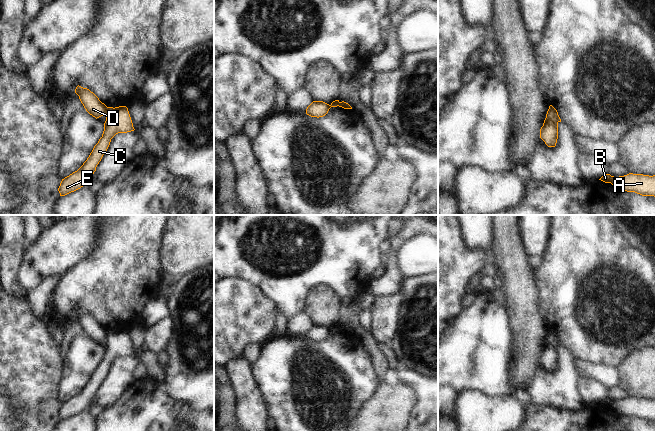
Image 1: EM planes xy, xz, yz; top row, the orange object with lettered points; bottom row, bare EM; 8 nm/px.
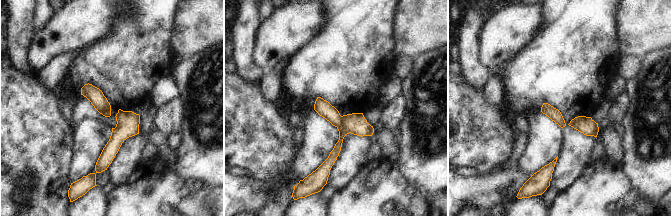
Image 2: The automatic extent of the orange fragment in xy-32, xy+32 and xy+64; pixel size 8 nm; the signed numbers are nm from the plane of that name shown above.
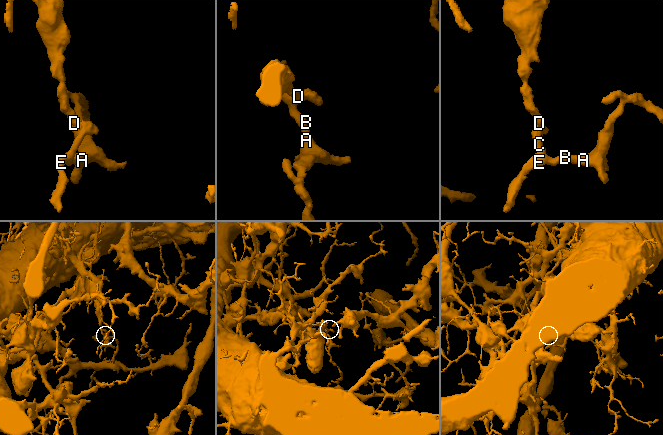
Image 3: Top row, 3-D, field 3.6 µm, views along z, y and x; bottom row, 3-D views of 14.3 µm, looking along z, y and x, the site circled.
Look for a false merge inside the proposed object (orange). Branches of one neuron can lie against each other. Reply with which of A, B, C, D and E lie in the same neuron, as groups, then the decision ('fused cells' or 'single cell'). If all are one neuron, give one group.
groups A B C E / D; fused cells

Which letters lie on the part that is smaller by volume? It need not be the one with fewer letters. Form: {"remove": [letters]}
{"remove": ["D"]}

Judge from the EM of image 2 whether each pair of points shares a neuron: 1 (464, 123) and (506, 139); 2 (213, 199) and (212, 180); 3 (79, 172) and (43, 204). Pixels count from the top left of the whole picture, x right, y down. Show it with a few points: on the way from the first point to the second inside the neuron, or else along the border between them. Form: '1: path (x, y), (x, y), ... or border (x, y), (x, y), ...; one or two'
1: path (474, 133), (484, 139), (496, 139); one
2: border (203, 185), (213, 188); two
3: border (72, 157), (68, 170), (68, 180), (70, 182); two

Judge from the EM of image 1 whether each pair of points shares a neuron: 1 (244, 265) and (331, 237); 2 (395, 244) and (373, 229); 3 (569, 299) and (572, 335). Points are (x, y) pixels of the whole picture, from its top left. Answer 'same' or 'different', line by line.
1: same
2: different
3: same

